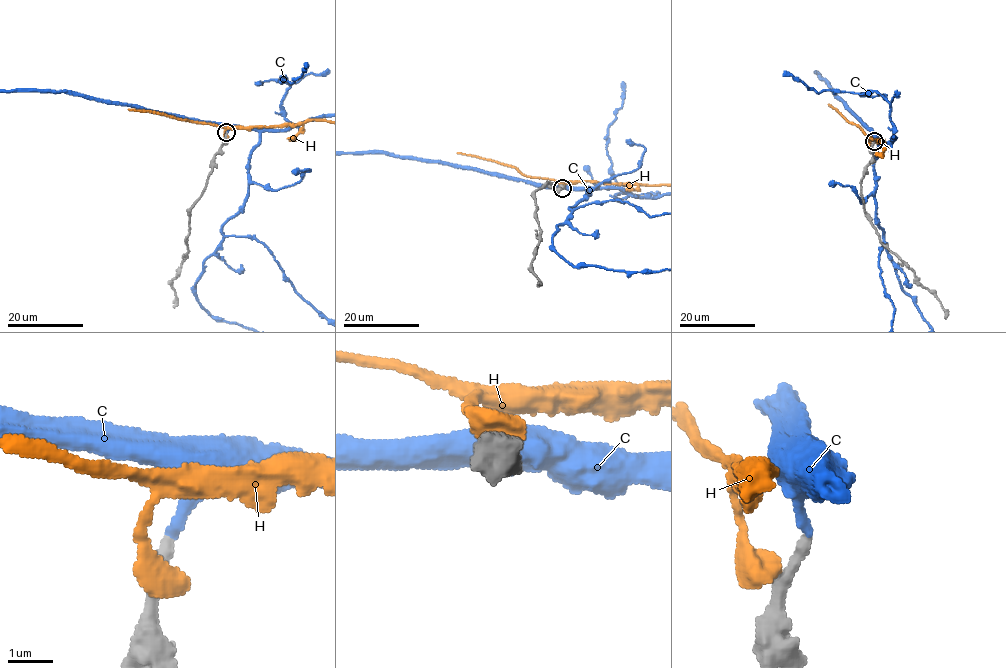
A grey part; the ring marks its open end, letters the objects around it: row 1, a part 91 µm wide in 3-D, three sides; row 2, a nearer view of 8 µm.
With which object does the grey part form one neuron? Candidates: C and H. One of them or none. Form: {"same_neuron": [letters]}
{"same_neuron": ["C"]}

